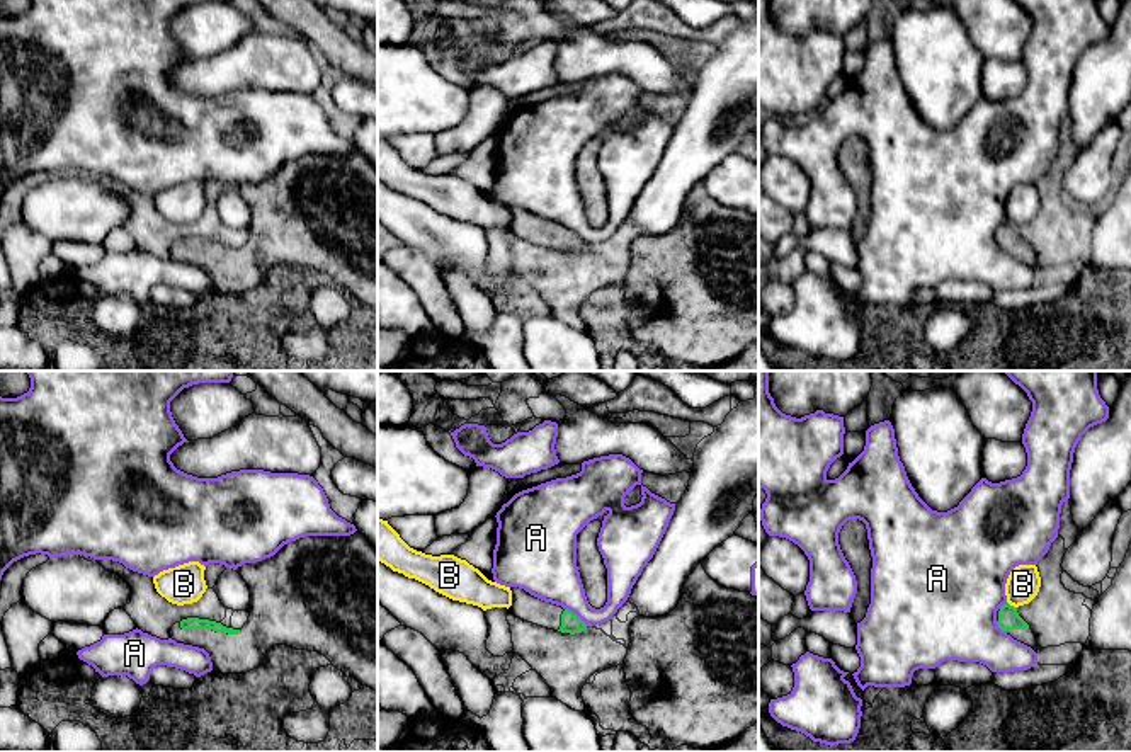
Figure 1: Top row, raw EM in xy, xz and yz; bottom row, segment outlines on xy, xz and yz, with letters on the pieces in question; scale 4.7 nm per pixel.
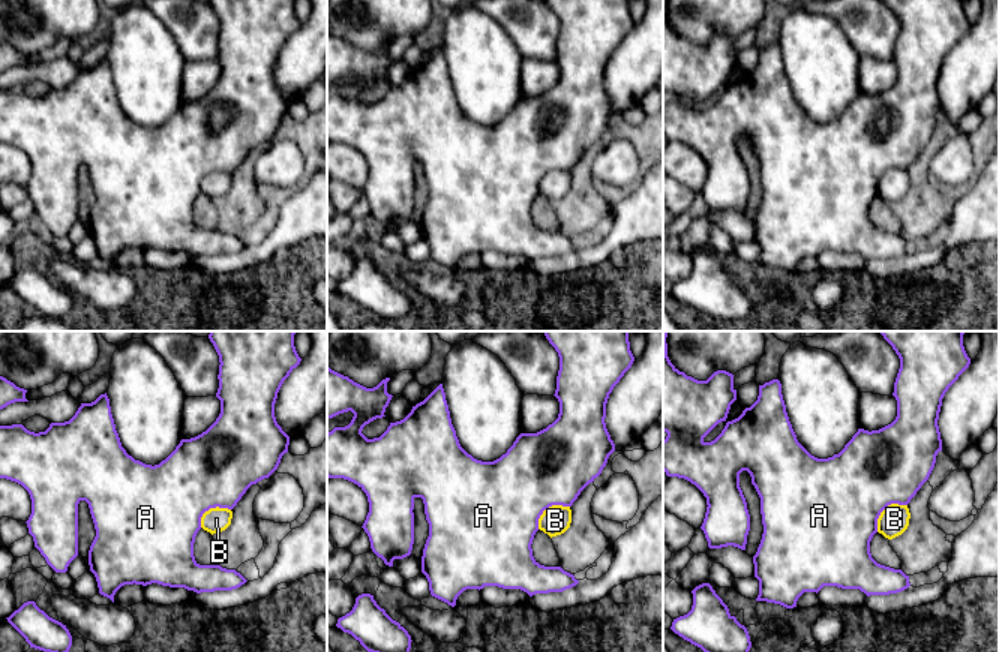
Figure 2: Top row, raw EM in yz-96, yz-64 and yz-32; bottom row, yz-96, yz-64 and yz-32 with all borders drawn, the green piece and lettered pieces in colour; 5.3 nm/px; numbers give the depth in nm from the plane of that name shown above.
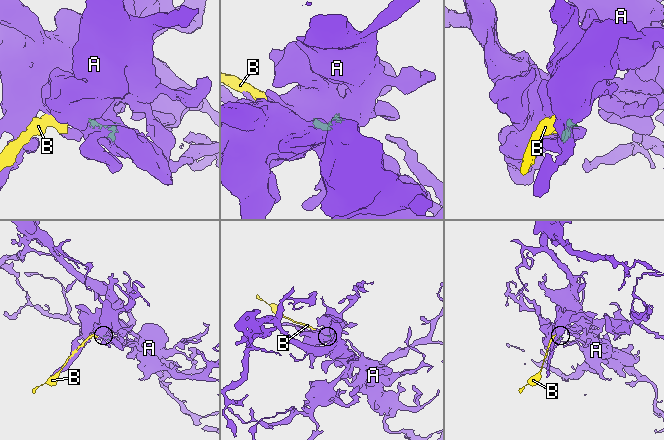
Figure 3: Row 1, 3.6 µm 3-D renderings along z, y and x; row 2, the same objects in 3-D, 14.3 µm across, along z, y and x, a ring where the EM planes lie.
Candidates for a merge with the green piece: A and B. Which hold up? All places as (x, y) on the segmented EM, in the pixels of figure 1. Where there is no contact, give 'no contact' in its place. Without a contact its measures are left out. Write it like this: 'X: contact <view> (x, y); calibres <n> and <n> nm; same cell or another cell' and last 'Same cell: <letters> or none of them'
A: contact xz (575, 615); calibres 100 and 280 nm; another cell
B: contact yz (1012, 606); calibres 100 and 160 nm; another cell
Same cell: none of them

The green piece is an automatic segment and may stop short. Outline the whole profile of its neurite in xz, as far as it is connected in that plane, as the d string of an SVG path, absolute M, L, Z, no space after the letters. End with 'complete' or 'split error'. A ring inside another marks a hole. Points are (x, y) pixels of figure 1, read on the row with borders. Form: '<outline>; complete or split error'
M510 587L510 590L512 606L509 609L515 618L570 635L582 633L588 626L577 614L561 606L544 602L519 587Z; split error

